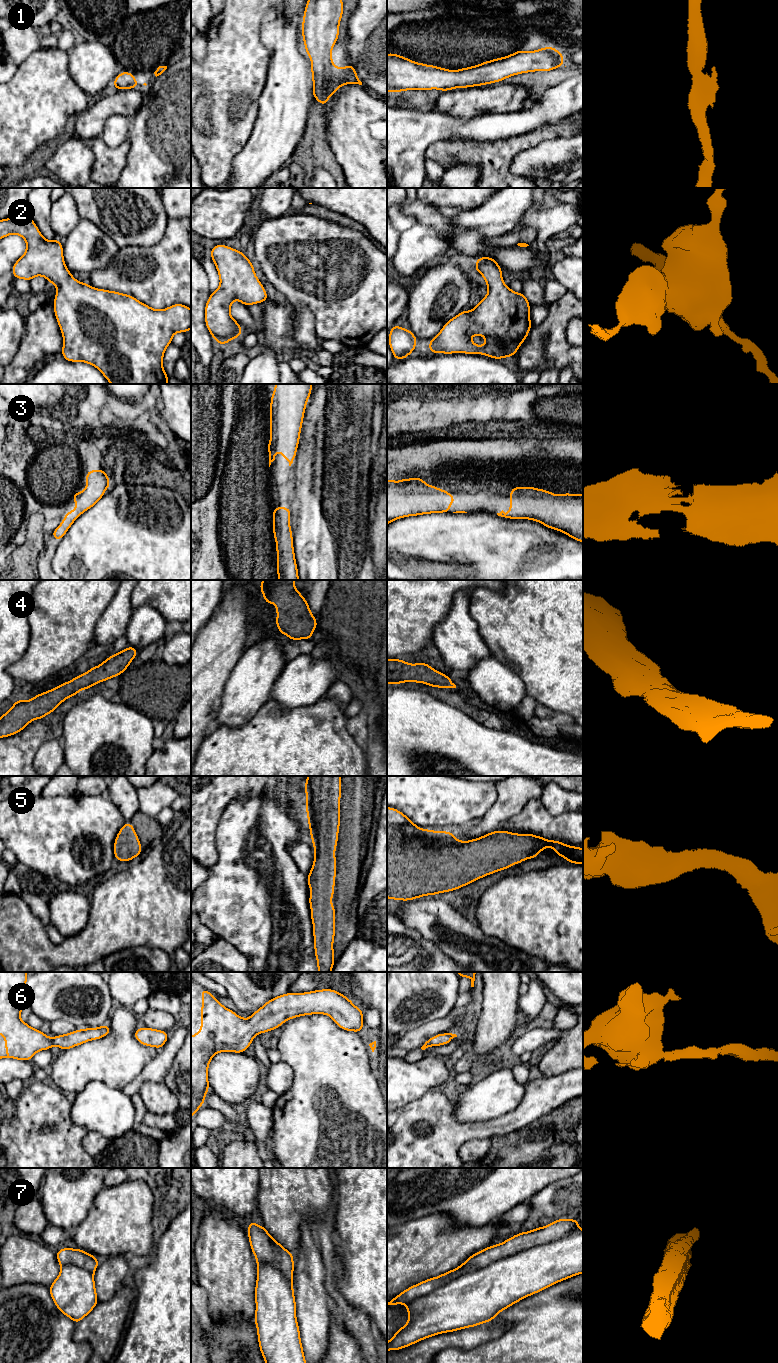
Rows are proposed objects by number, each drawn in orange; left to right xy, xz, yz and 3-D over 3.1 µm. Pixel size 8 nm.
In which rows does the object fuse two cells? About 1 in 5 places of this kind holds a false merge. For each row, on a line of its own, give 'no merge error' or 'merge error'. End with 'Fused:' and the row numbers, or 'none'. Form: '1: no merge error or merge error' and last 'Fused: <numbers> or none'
1: no merge error
2: no merge error
3: no merge error
4: no merge error
5: no merge error
6: no merge error
7: merge error
Fused: 7

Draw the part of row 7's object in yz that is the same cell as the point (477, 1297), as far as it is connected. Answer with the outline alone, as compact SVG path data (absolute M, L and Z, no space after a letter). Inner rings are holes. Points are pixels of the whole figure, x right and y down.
M583 1230L508 1256L464 1274L428 1295L408 1303L408 1322L387 1342L387 1351L401 1350L431 1336L490 1322L502 1310L520 1300L582 1273Z

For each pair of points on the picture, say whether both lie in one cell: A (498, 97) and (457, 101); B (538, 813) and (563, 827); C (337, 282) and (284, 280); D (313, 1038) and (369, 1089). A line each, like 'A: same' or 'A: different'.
A: same
B: same
C: same
D: same

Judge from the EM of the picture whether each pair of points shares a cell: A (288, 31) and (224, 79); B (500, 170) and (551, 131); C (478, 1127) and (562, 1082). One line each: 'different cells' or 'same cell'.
A: different cells
B: same cell
C: same cell

